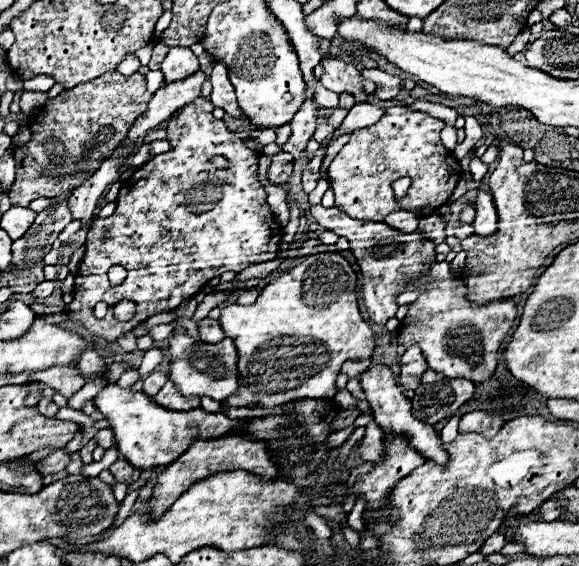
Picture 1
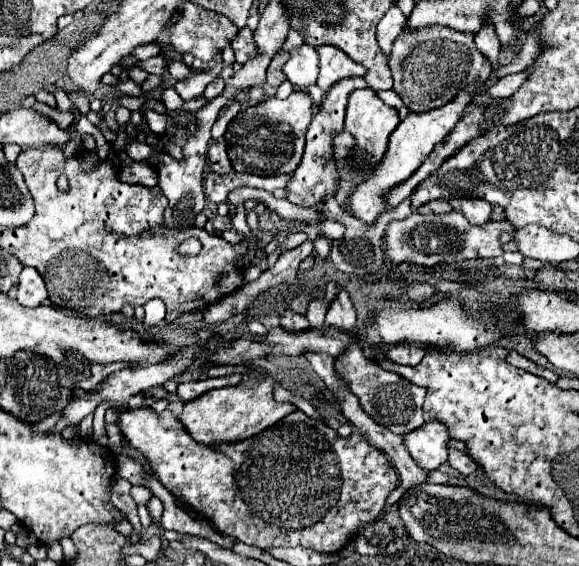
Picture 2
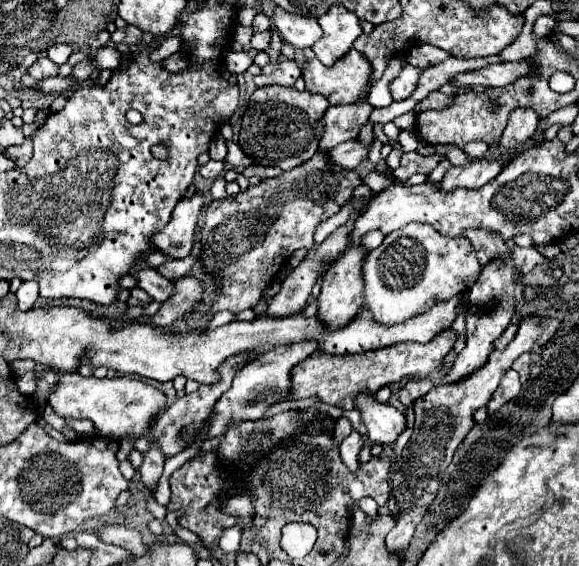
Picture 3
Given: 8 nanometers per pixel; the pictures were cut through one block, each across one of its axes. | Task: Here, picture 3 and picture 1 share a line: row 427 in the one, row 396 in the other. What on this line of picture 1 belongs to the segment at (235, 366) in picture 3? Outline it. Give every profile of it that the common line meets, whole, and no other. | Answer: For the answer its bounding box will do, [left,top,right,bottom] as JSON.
[152,380,200,410]

